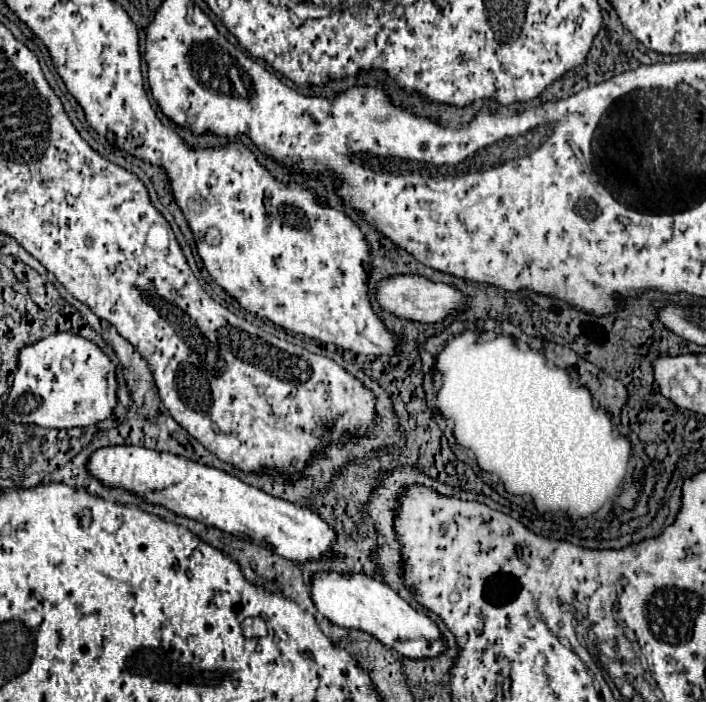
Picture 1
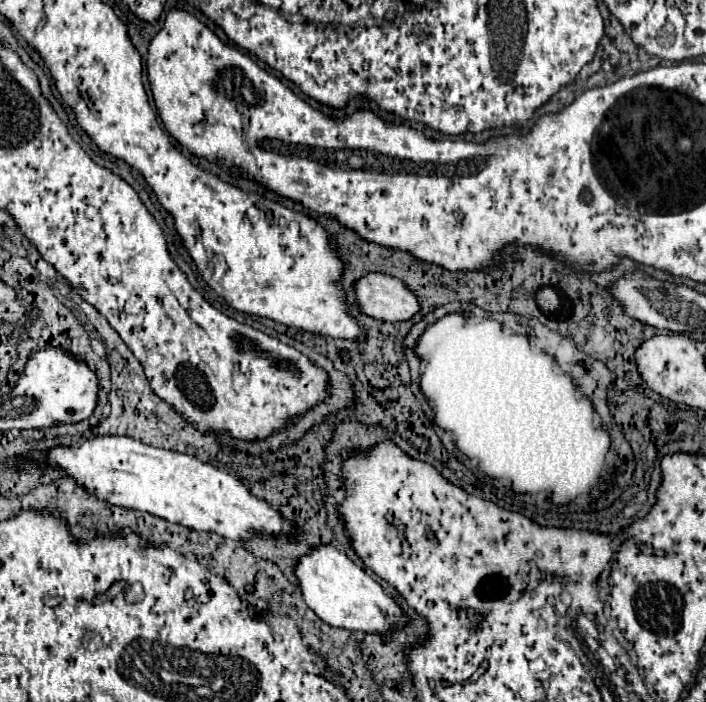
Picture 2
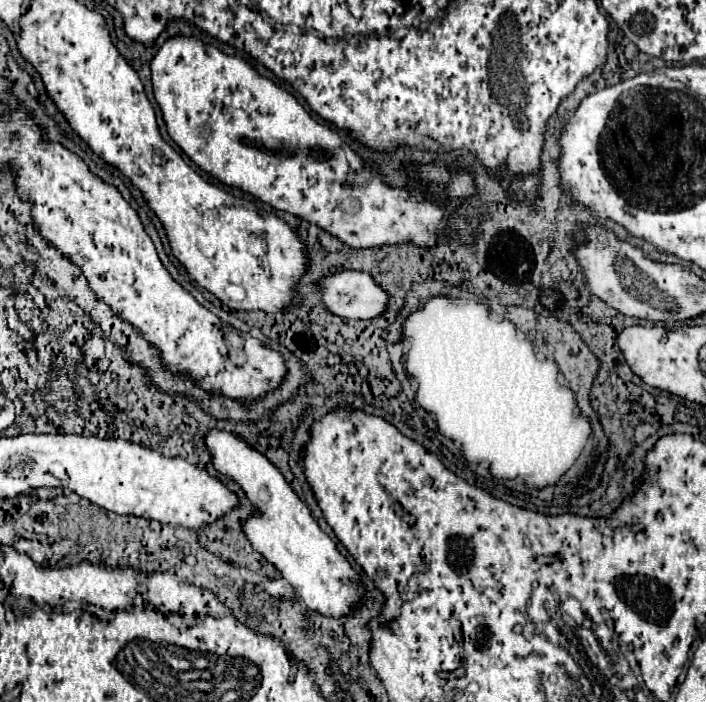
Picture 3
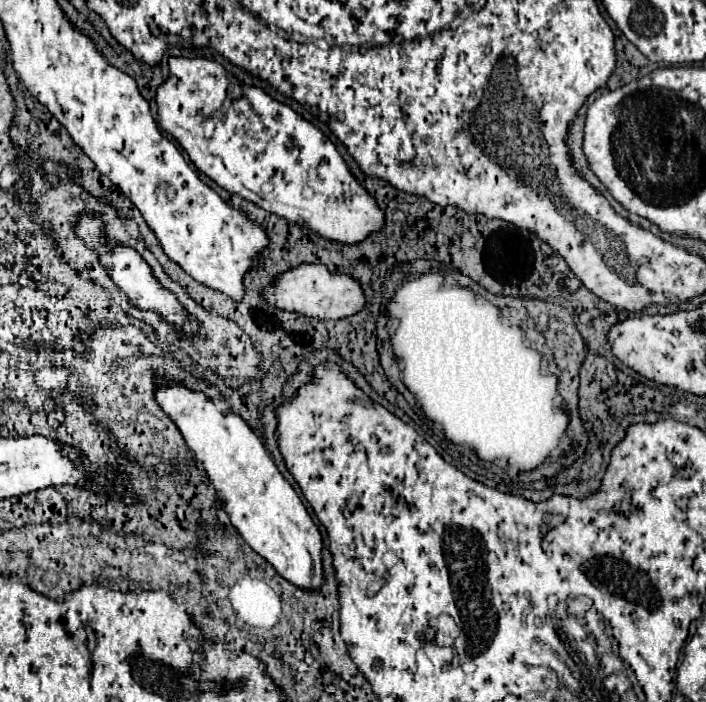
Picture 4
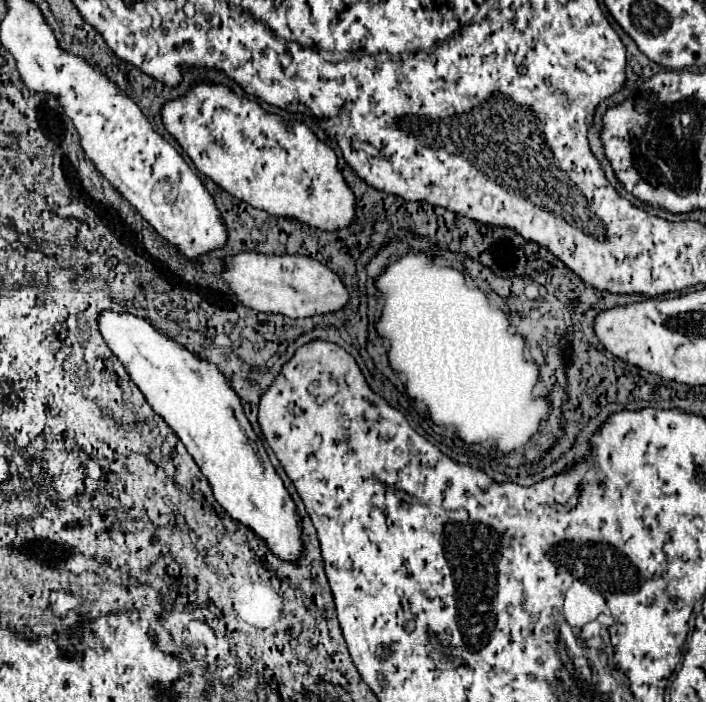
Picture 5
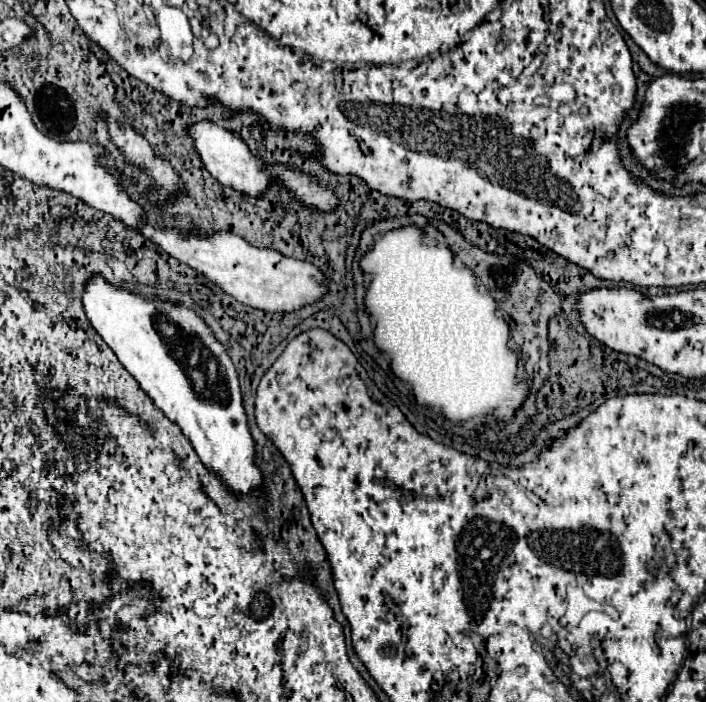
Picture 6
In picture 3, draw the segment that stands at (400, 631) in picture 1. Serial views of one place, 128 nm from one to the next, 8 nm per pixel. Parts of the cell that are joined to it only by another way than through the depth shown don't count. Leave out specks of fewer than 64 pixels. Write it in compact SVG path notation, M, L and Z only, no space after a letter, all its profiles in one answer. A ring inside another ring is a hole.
M208 428L202 440L212 456L214 468L240 484L252 504L252 514L242 520L242 530L252 548L278 568L282 578L294 588L310 610L332 618L352 612L356 602L362 598L358 574L338 552L330 536L320 530L308 506L288 486L280 470L262 452L234 432Z

